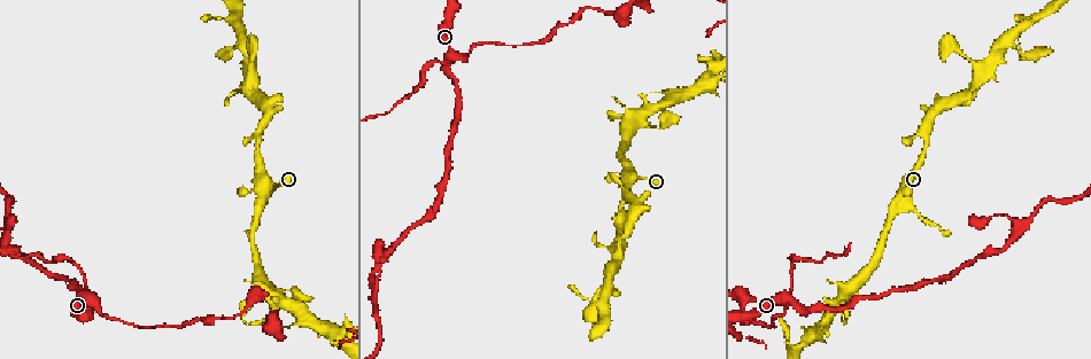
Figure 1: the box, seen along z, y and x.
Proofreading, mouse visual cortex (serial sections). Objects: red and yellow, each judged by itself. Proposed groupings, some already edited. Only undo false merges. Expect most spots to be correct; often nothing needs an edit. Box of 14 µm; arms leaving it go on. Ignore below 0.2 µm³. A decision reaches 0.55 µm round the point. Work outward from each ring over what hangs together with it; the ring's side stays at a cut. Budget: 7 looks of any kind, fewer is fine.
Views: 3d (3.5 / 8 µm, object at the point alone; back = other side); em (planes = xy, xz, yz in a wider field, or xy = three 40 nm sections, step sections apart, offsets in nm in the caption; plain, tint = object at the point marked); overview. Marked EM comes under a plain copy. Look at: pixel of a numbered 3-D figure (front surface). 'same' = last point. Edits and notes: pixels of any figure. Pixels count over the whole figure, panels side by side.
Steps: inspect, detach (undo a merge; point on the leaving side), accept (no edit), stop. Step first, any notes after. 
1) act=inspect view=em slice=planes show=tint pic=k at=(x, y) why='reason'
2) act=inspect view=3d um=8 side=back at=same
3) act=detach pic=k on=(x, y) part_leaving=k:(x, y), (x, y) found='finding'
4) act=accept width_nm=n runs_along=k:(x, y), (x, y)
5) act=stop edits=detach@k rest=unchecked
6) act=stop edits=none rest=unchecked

act=inspect view=3d um=3.5 pic=1 at=(266, 192) why='calibre changes'

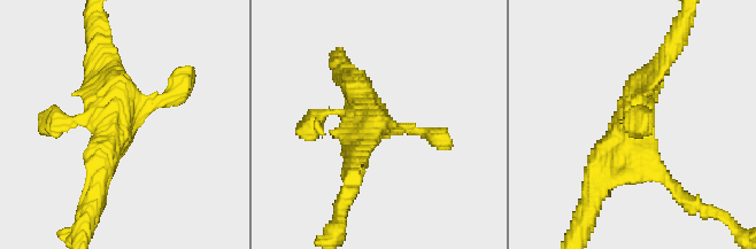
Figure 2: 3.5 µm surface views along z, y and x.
act=inspect view=em slice=planes show=tint pic=2 at=(117, 124) why='shape alone is not enough'

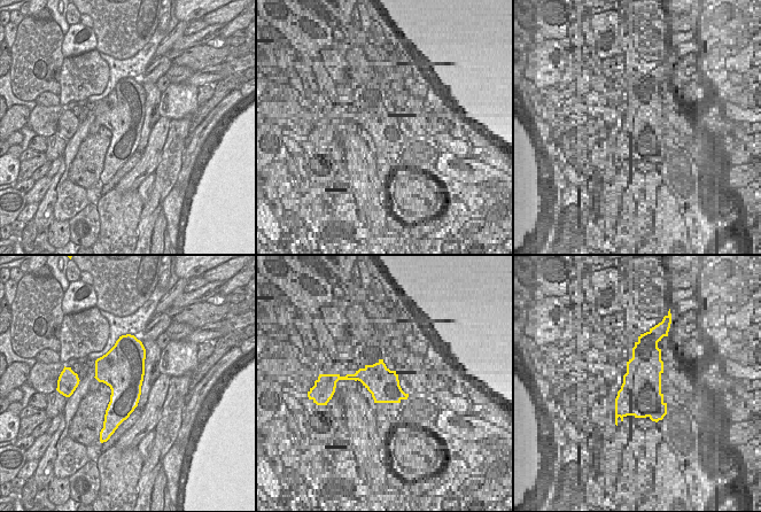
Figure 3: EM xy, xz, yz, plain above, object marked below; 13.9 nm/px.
act=accept width_nm=650 runs_along=2:(175, 87), (125, 101), (98, 183) found='continuous, no second cell'

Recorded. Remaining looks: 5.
act=inspect view=3d um=3.5 pic=1 at=(449, 66) why='four arms meet'

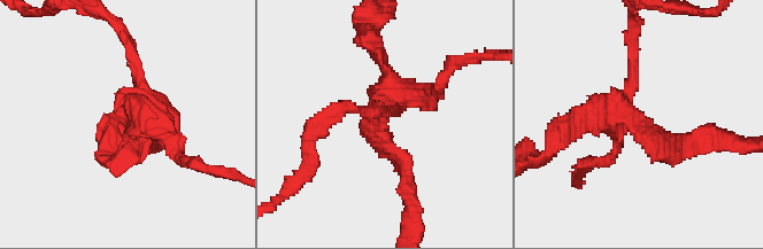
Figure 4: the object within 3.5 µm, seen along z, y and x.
act=inspect view=em slice=planes show=tint pic=4 at=(381, 118) arms=4 arm_widths_nm=150,200,200,300 why='need the tissue'

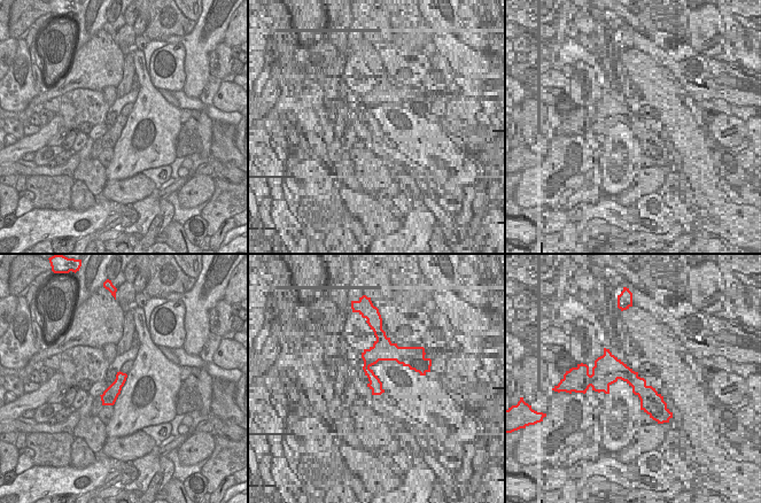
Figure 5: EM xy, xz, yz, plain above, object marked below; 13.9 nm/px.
act=detach pic=4 on=(176, 157) found='a second cell is stuck on'

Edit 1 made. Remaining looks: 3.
act=inspect view=overview

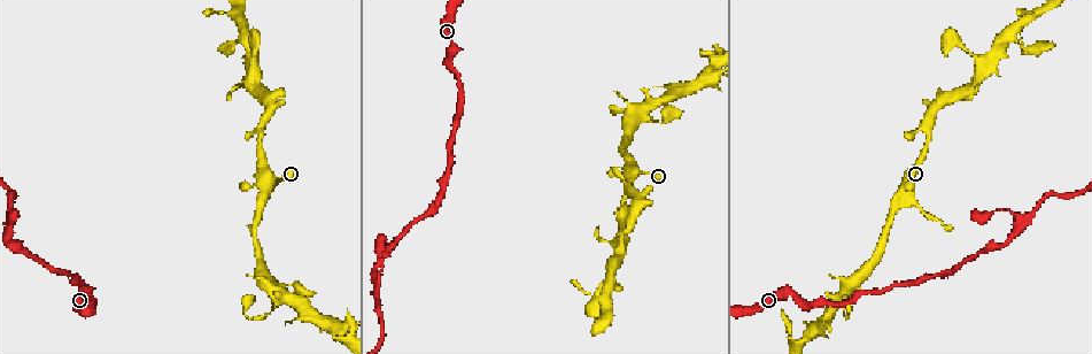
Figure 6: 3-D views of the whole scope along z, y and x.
act=inspect view=3d um=3.5 pic=6 at=(707, 77) why='calibre changes'

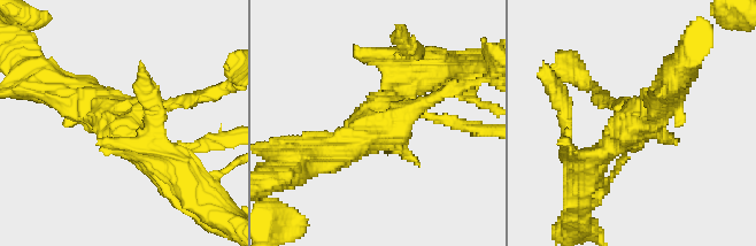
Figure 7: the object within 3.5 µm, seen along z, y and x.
act=inspect view=em slice=planes show=tint pic=7 at=(379, 122) why='now the EM'

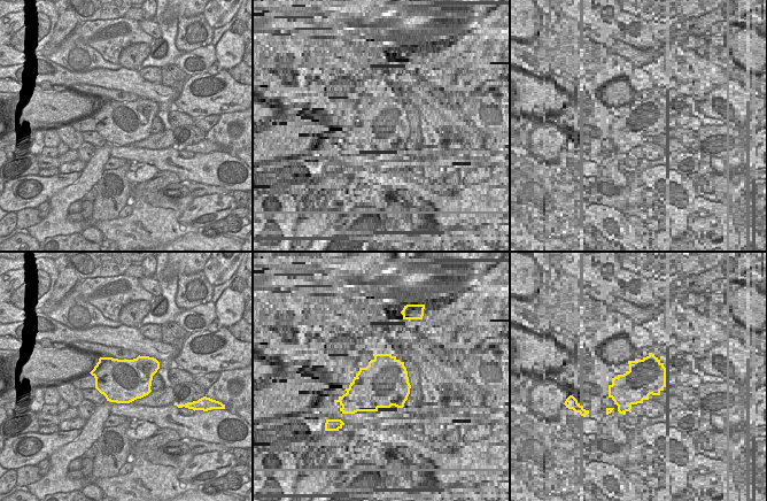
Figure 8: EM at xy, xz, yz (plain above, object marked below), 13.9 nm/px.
act=accept width_nm=600 runs_along=7:(319, 155), (372, 129), (404, 63) found='continuous, no second cell'

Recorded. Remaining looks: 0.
act=stop edits=detach@4 rest=unchecked

